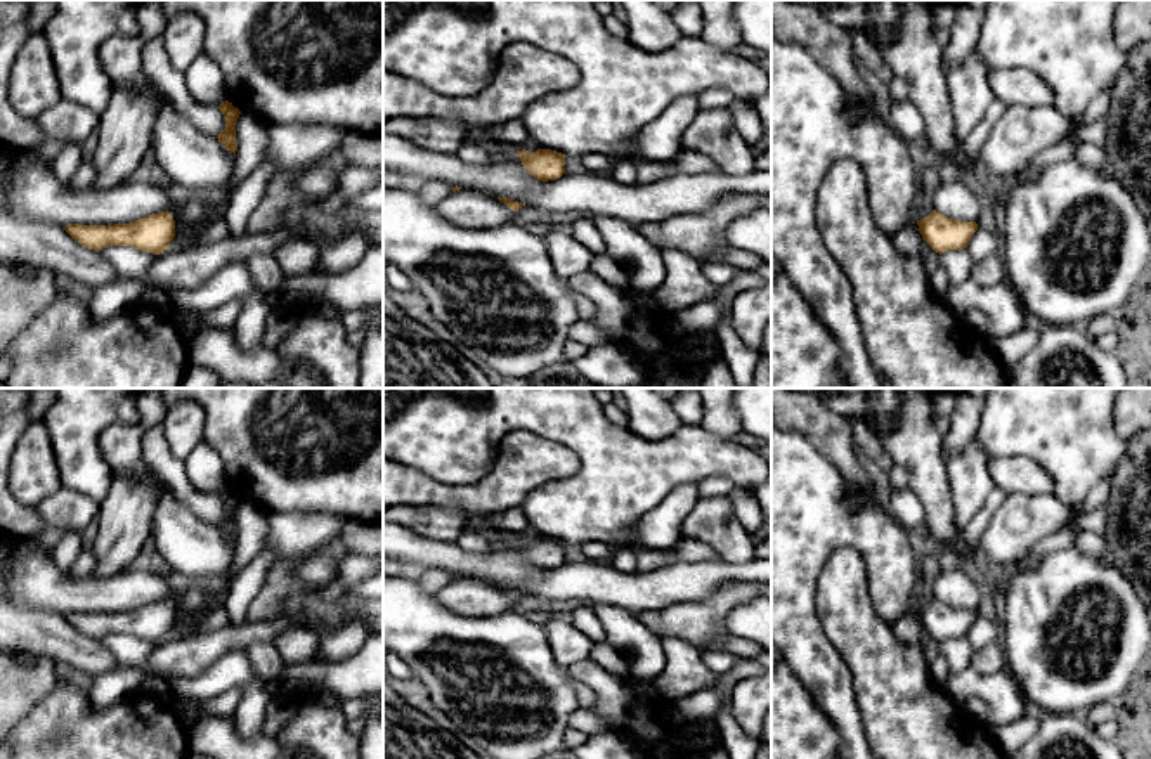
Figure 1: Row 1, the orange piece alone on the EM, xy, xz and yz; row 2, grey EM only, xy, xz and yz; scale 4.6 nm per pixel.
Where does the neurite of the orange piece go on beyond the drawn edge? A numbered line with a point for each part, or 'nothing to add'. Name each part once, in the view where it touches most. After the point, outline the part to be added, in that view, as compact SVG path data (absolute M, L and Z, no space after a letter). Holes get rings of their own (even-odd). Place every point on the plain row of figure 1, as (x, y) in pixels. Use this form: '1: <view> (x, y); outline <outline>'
nothing to add

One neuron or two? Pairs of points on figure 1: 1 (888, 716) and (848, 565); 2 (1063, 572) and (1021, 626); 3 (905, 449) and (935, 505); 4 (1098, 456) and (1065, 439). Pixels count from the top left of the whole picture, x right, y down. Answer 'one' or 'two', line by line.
1: one
2: one
3: one
4: one

